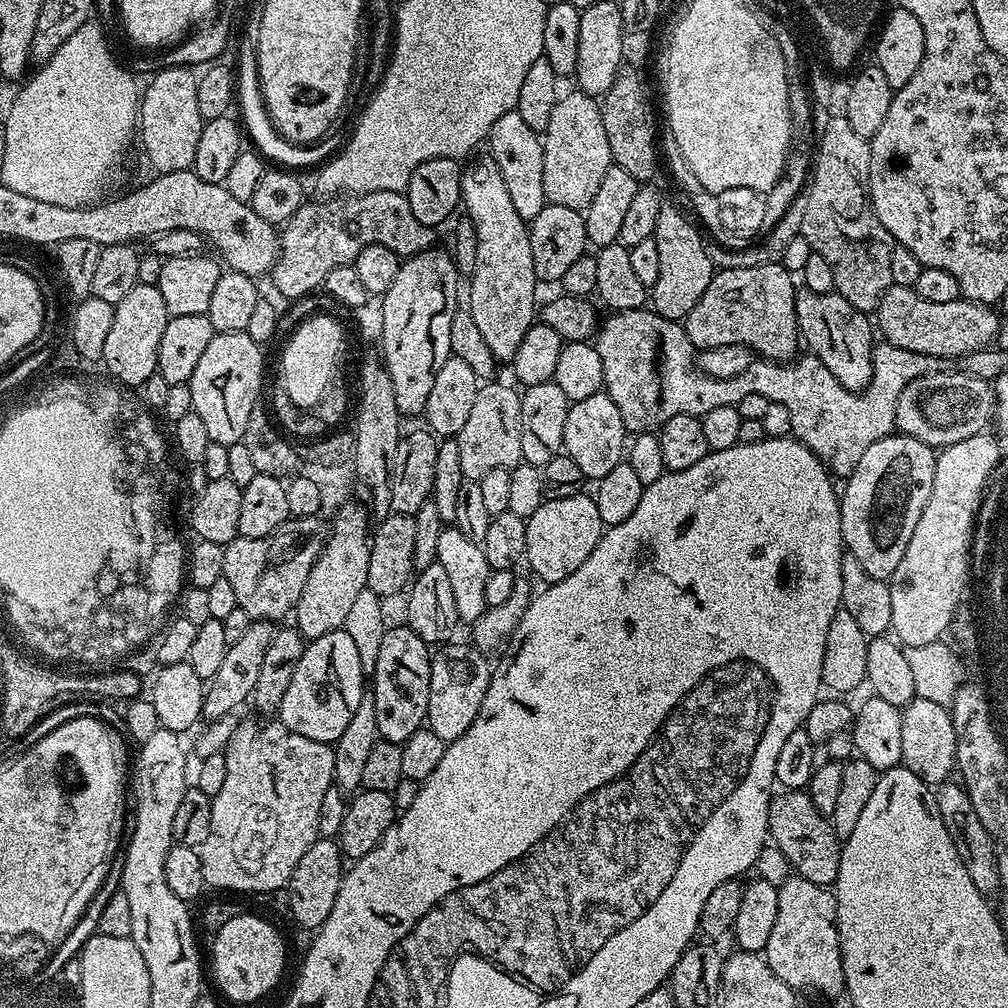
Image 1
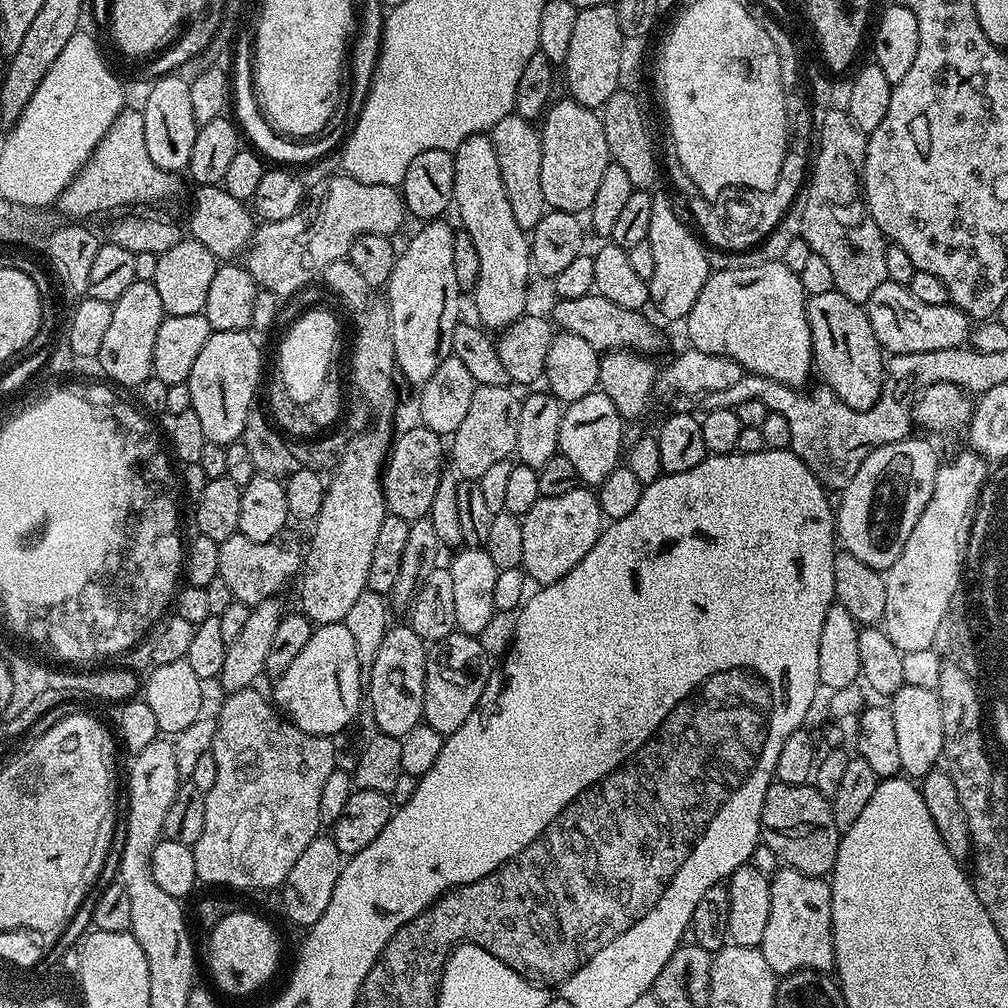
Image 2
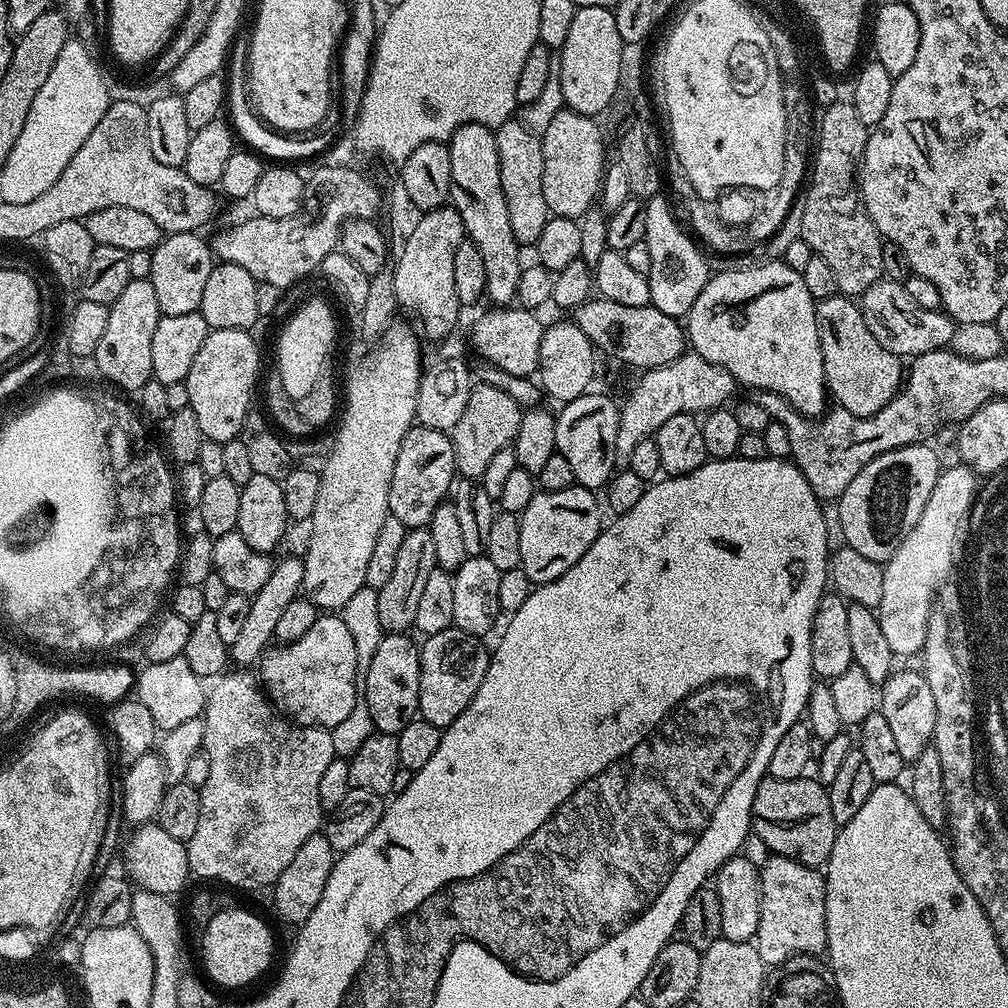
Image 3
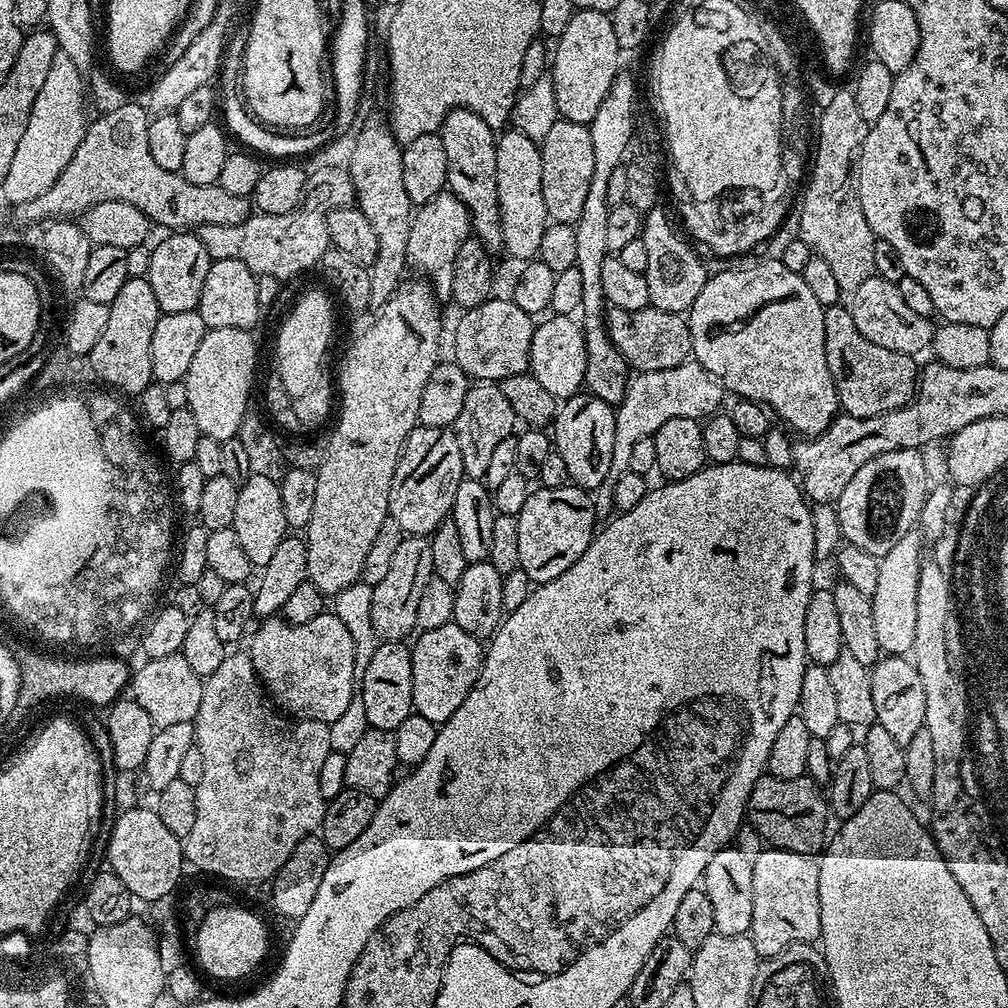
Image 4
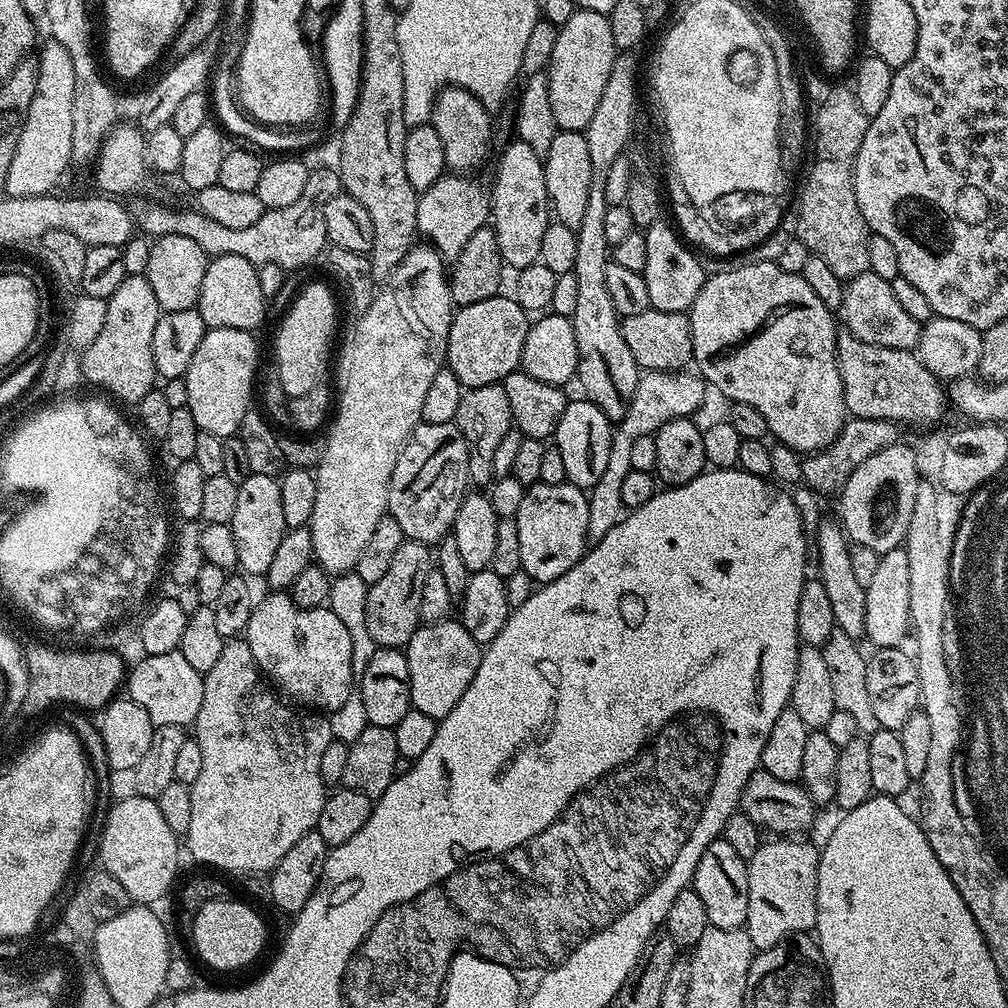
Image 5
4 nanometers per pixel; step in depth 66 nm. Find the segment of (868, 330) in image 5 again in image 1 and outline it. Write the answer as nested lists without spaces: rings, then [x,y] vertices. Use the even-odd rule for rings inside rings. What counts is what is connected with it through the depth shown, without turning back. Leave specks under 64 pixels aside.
[[[895,286],[886,290],[874,313],[879,335],[881,332],[887,343],[902,350],[941,358],[963,358],[989,347],[1000,334],[1002,321],[999,318],[997,309],[986,304],[975,304],[963,298],[954,302],[926,302],[926,298],[918,295],[915,288]]]

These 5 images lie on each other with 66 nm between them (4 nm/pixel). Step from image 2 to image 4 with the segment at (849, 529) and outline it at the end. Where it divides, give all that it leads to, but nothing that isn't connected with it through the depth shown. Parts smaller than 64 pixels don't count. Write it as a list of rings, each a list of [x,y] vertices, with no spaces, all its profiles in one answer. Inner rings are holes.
[[[907,448],[894,450],[886,454],[878,454],[878,458],[870,458],[854,478],[842,490],[842,498],[838,498],[834,505],[836,520],[840,523],[840,532],[847,543],[858,546],[877,558],[885,556],[899,540],[906,538],[906,534],[917,527],[920,511],[930,491],[928,484],[928,464],[924,461],[923,451]]]

